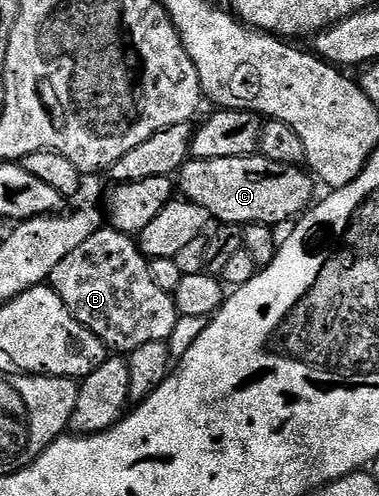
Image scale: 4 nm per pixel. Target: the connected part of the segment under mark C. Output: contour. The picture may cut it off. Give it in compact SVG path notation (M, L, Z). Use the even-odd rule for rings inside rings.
M261 154L211 160L191 158L176 176L177 187L185 199L199 204L213 219L215 216L226 224L237 226L275 226L285 220L293 221L311 207L315 199L313 183L315 181L305 167L272 162Z

